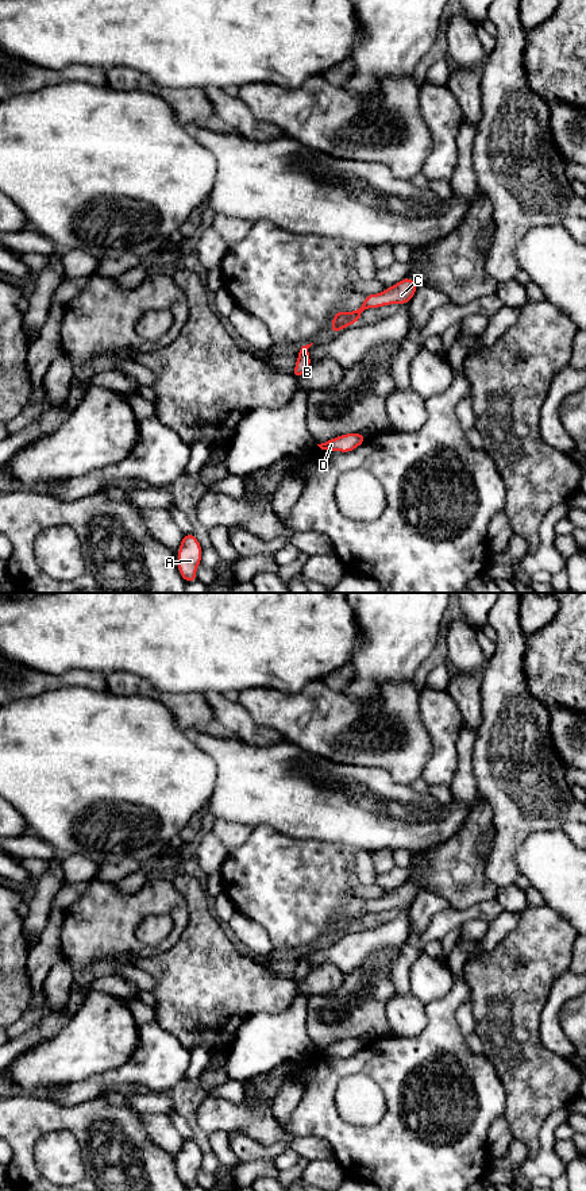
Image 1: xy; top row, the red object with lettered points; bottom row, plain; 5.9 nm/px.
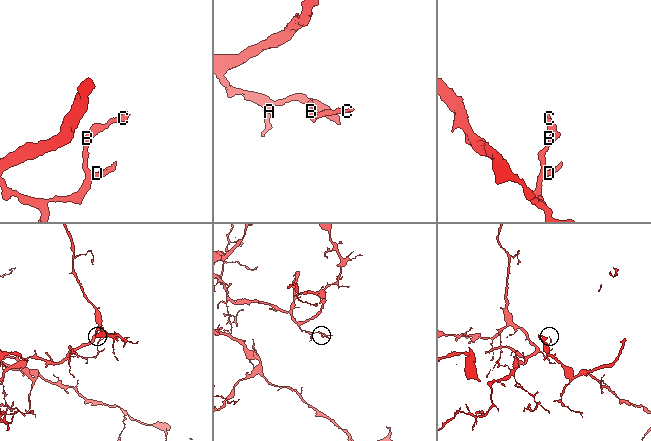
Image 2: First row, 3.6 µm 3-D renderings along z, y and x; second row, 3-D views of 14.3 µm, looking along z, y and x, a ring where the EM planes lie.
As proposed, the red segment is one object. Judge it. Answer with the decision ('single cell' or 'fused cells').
single cell

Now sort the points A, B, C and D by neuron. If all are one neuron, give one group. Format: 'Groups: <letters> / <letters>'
Groups: A B C D

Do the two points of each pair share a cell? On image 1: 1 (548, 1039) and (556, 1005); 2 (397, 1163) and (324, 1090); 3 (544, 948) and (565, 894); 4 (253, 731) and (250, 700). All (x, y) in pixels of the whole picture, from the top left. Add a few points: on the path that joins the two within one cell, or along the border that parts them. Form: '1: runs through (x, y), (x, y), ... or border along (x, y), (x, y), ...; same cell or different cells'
1: runs through (550, 1030), (551, 1013); same cell
2: runs through (373, 1153), (362, 1152), (324, 1114); same cell
3: border along (546, 905), (561, 914), (571, 927); different cells
4: border along (238, 700), (258, 724), (280, 732); different cells

